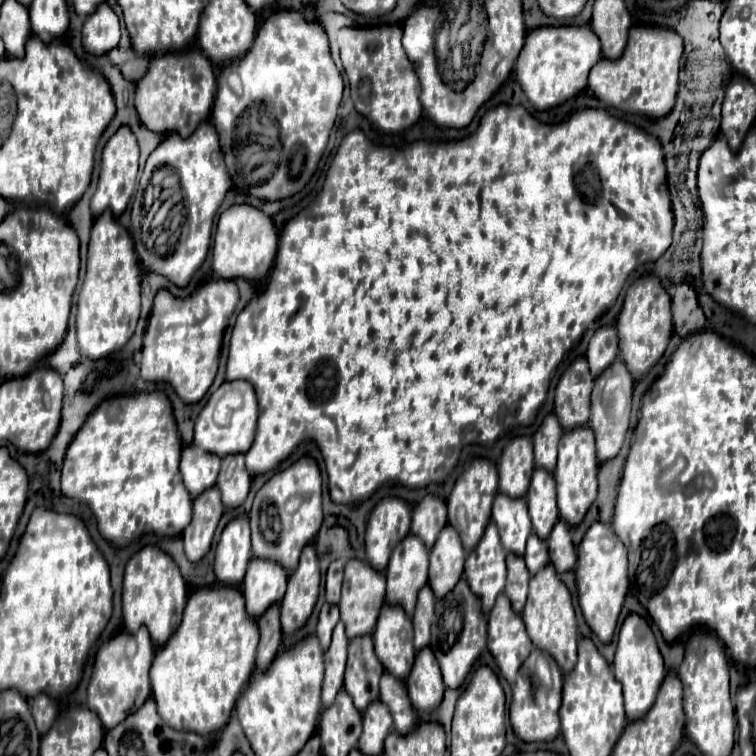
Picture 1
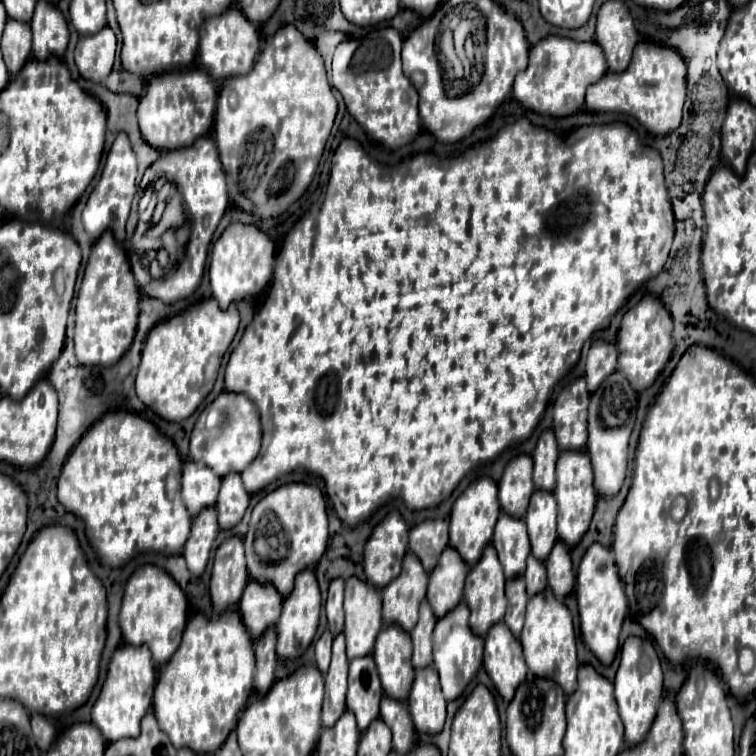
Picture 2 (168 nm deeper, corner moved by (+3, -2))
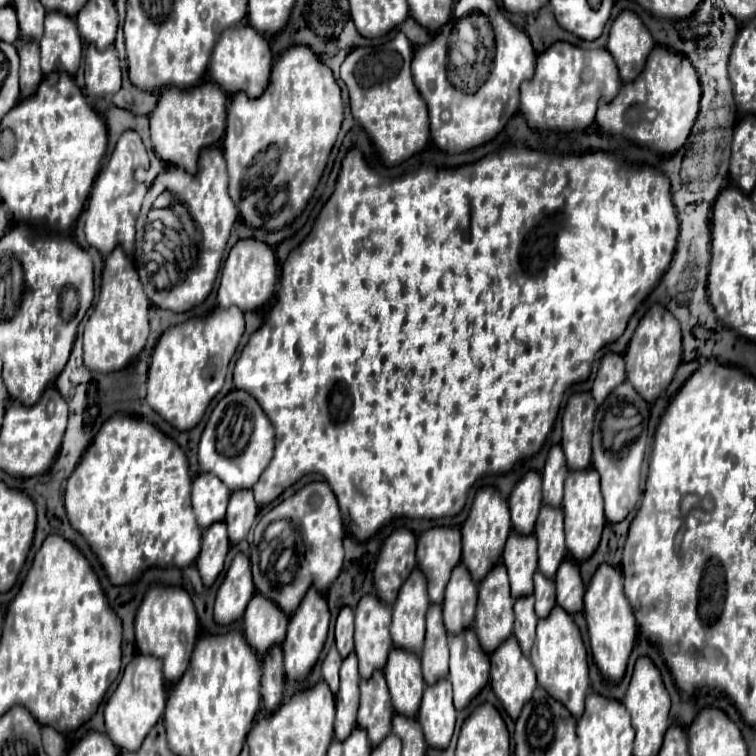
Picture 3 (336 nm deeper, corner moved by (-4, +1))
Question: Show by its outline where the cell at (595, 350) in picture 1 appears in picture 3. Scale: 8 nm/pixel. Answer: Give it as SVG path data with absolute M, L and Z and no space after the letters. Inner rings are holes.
M608 352L602 356L600 360L600 368L596 372L596 380L592 386L592 396L596 400L596 404L602 404L606 400L606 396L620 384L624 382L626 374L624 374L624 358L622 354L614 354Z

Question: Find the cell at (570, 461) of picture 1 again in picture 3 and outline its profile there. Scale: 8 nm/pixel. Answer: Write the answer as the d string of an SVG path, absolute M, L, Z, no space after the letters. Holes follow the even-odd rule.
M588 468L580 472L570 472L568 480L564 482L562 510L564 510L564 532L566 532L568 552L578 562L590 558L590 554L596 550L600 542L600 534L606 524L606 516L602 508L604 506L602 506L602 494L600 494L600 476L596 476L596 470Z

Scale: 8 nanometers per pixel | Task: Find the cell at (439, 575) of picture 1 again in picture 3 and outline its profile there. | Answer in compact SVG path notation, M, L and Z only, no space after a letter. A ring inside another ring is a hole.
M456 564L446 584L444 594L444 624L448 632L462 632L464 628L474 624L474 610L476 610L478 588L472 582L470 572L464 564Z

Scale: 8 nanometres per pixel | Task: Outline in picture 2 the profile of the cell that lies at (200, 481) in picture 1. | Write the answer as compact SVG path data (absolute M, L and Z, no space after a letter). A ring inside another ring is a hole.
M185 461L181 497L191 517L197 517L201 509L213 507L217 503L219 487L221 487L221 479L217 479L217 475L209 471L209 467L201 467L201 463Z

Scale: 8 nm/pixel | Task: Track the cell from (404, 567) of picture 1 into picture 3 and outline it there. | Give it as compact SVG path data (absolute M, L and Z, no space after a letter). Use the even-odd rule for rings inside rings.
M414 568L392 604L390 636L396 648L420 652L424 642L424 616L430 606L426 576Z

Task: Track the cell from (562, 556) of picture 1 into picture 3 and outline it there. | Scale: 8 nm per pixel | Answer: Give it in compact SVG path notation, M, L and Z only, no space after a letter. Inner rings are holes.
M568 558L560 564L556 576L556 604L562 606L566 612L574 614L582 610L582 596L584 596L584 582L578 572L578 564Z

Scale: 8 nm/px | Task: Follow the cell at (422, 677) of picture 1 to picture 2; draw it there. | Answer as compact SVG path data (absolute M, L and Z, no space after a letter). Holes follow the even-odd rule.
M425 667L415 673L415 681L413 681L407 705L413 717L415 729L419 733L427 733L427 735L441 733L445 725L447 701L441 693L439 675L433 667Z

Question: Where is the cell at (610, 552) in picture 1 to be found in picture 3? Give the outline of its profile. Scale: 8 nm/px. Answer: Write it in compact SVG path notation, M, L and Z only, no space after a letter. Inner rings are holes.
M600 564L594 572L586 594L584 594L584 616L590 632L590 648L594 662L598 664L600 672L612 680L620 682L620 678L626 672L626 664L634 646L634 638L638 634L636 618L632 612L632 606L628 604L628 598L622 590L622 572L610 564Z

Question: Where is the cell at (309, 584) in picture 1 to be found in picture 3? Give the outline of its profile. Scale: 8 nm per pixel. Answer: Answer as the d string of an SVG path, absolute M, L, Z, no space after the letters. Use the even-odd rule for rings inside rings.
M312 588L312 592L308 592L308 596L304 596L304 604L300 604L300 608L296 608L296 612L290 616L288 634L282 642L286 676L290 676L294 680L302 680L308 676L308 672L316 664L316 660L322 652L322 646L326 642L328 624L330 624L330 612L328 612L326 596L320 596L320 592L316 592L316 588Z

